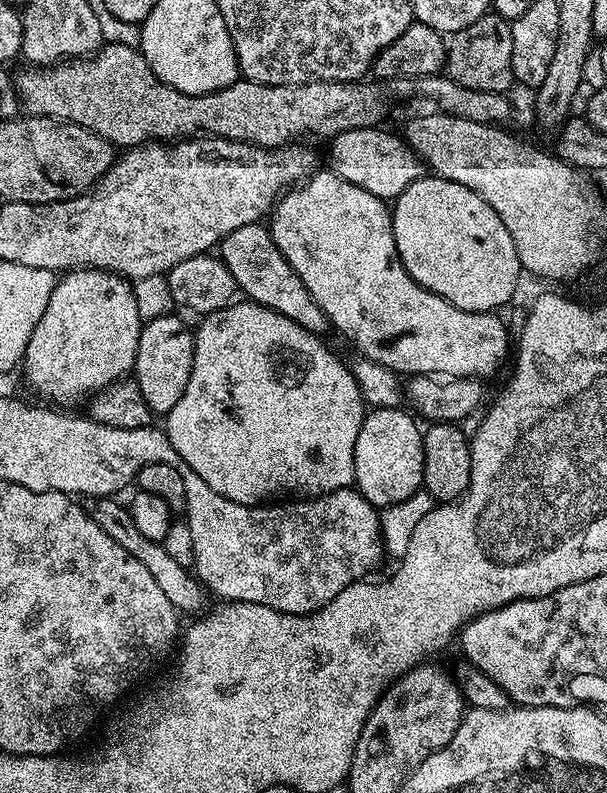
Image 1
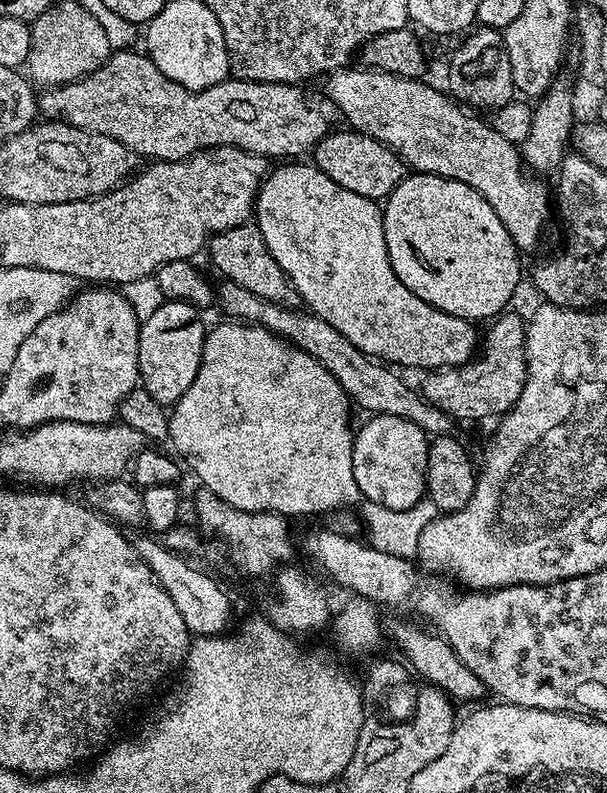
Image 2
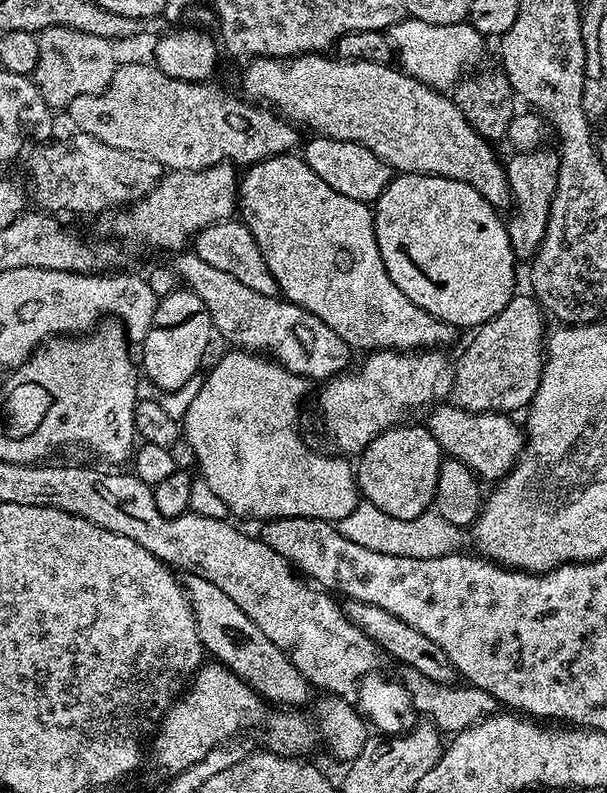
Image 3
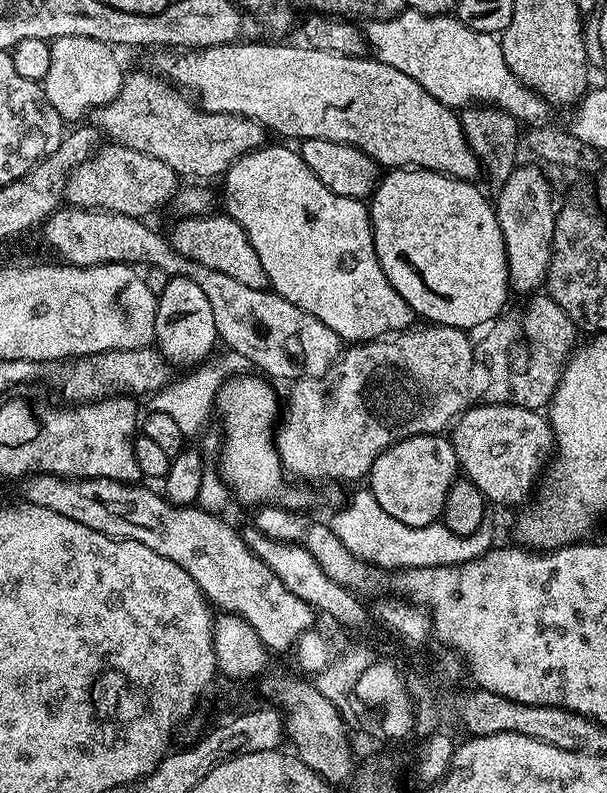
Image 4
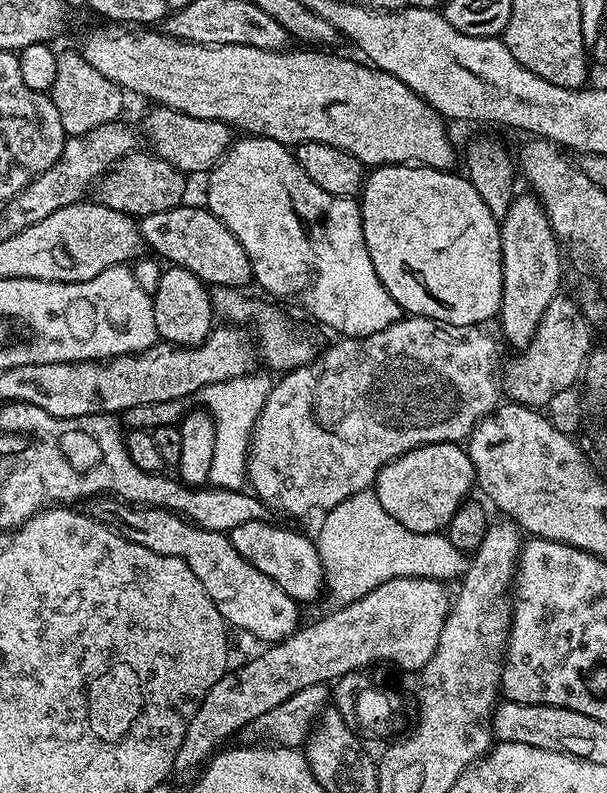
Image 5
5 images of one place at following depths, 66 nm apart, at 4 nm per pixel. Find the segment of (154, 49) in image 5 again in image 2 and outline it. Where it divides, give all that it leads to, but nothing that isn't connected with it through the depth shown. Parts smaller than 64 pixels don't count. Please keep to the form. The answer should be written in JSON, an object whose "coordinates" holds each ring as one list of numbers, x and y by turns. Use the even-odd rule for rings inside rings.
{"coordinates":[[349,66,341,68,339,72,333,72,327,77,326,83,328,83,328,96,332,99,332,104,338,111,344,115,344,120,349,129,353,132,360,132,364,136,374,138,378,142,382,142,390,150,394,150,399,154,401,160,409,169,418,172,435,172,438,176,445,176,451,180,457,180,458,182,466,182,466,186,470,186,474,190,478,190,478,194,482,194,482,198,486,198,486,202,490,202,490,206,494,206,494,214,498,214,498,218,502,218,502,226,506,226,506,230,510,234,510,238,516,243,517,249,521,253,527,254,532,247,536,244,536,239,540,236,540,231,544,228,544,223,548,220,548,208,550,212,550,188,544,184,539,184,536,179,531,175,526,174,523,160,520,158,519,147,510,142,506,142,506,138,502,138,502,134,498,134,498,130,494,130,491,123,479,120,479,115,473,114,471,111,465,110,455,99,449,98,443,91,439,92,436,88,431,88,428,84,423,84,423,79,404,79,402,77,395,76,392,73,384,73,373,70,365,70,360,66]]}

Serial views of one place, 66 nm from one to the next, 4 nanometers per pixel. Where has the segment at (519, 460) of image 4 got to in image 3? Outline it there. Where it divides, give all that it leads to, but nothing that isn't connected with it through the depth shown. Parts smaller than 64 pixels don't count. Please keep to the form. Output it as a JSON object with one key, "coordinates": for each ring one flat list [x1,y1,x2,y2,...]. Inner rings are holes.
{"coordinates":[[442,402,428,414,426,427,428,433,438,442,441,453,447,454,453,460,462,461,481,481,503,480,516,465,516,458,524,449,526,436,521,425,519,428,512,421,513,417,503,412,470,413,451,402]]}

